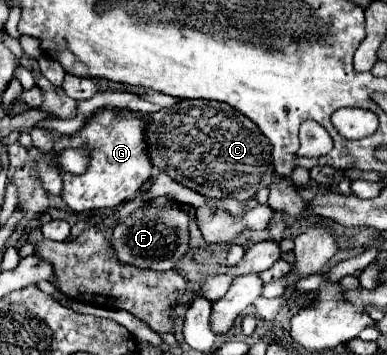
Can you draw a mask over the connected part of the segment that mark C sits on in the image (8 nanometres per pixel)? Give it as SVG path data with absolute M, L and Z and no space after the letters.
M184 99L176 107L160 109L158 113L150 115L152 121L148 125L148 149L156 169L168 173L174 181L182 183L184 187L210 197L210 199L236 199L244 205L244 201L252 199L274 175L272 163L272 147L268 139L256 129L256 125L244 117L240 111L232 109L230 105L218 101L204 101L204 99Z

